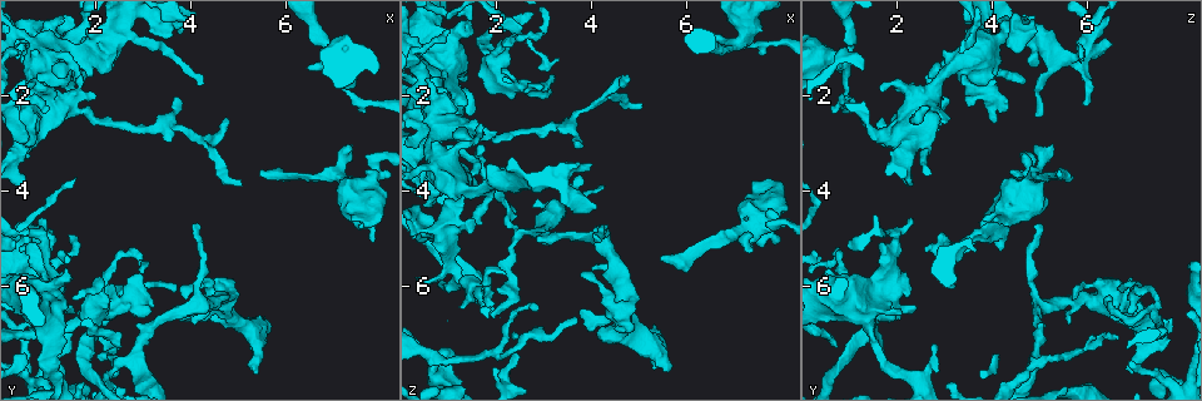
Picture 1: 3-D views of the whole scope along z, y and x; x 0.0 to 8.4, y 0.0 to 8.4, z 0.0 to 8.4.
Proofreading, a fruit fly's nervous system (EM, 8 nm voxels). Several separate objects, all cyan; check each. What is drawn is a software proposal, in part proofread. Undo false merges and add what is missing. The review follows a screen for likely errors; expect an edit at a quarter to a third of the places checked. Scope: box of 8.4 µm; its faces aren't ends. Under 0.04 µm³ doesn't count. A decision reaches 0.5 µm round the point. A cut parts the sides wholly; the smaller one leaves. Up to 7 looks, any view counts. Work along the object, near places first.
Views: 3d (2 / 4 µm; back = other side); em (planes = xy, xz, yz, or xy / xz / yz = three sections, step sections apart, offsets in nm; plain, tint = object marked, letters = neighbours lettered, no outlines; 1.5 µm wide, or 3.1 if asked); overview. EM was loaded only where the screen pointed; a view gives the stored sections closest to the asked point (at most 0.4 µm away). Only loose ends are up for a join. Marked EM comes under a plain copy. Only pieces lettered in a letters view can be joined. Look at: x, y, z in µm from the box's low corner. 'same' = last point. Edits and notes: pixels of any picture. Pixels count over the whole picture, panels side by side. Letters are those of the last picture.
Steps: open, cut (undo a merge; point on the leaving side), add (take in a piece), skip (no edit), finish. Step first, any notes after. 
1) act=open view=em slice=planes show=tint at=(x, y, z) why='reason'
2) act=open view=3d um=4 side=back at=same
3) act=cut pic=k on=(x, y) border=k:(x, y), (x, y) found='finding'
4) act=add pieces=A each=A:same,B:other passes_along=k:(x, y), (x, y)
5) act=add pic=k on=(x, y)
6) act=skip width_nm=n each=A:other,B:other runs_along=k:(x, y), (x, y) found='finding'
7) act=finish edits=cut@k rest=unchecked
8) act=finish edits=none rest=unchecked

act=open view=em slice=planes show=letters at=(5.35, 7.70, 6.90) why='branch stops here'

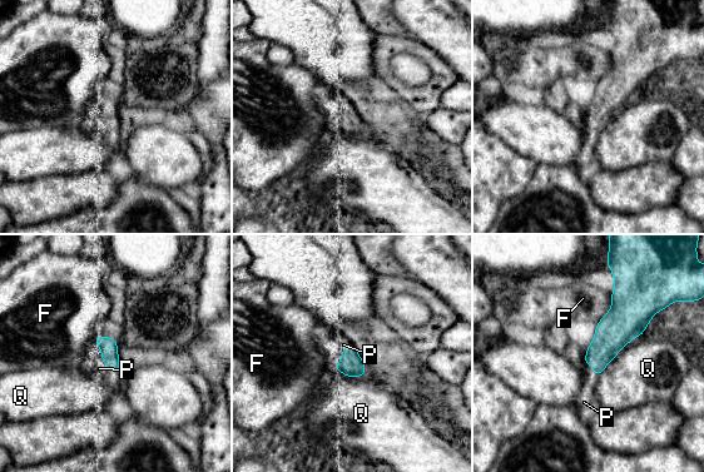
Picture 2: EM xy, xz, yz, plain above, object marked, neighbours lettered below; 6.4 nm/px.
act=add pieces=P each=F:other,P:same,Q:other found='the cell continues'

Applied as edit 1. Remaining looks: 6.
act=open view=overview why='see it whole again'

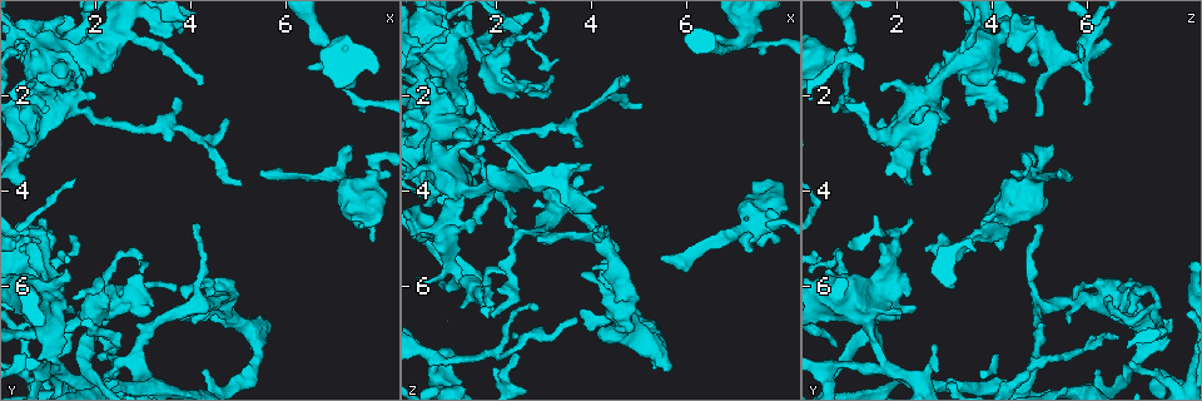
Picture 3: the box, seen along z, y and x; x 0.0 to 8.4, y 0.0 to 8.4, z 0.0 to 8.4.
act=open view=3d um=2 at=(5.50, 3.60, 5.45) why='an open end'

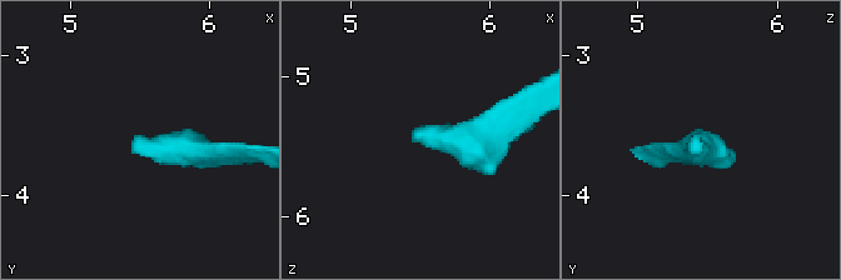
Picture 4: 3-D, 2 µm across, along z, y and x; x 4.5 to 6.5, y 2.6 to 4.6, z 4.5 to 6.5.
act=open view=em slice=planes show=letters at=(5.44, 3.58, 5.40)

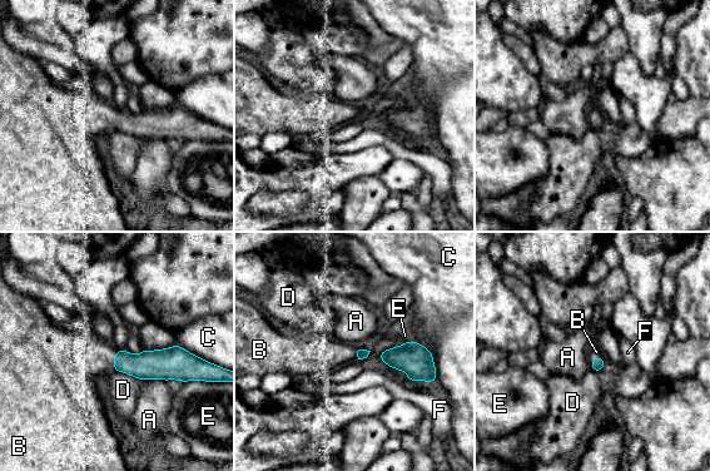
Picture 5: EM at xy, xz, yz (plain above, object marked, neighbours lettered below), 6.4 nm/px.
act=add pieces=B each=A:other,B:same,C:other,D:other,E:other,F:other passes_along=5:(148, 365), (114, 360), (75, 360) found='the cell continues'

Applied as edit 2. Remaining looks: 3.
act=open view=overview

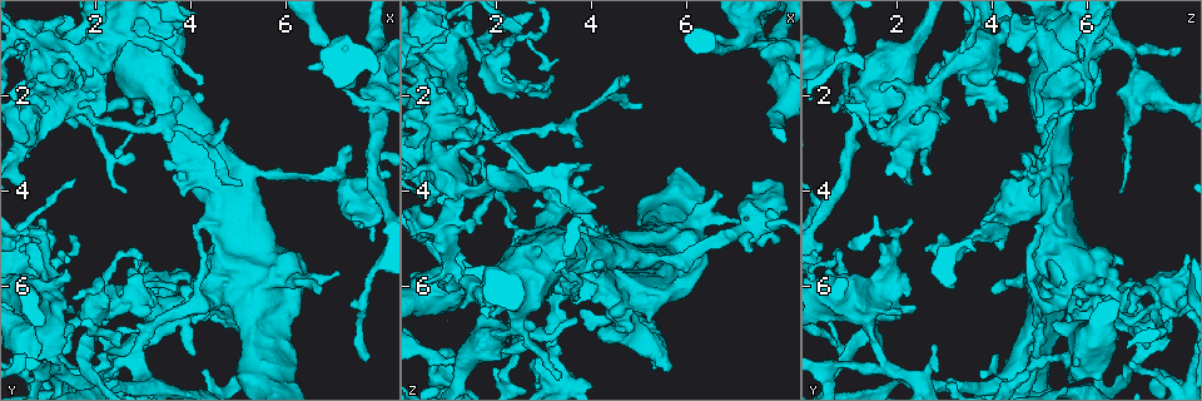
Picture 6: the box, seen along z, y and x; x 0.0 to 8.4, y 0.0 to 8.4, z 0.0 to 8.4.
act=open view=3d um=2 side=back at=(7.35, 3.10, 5.25) why='free end'

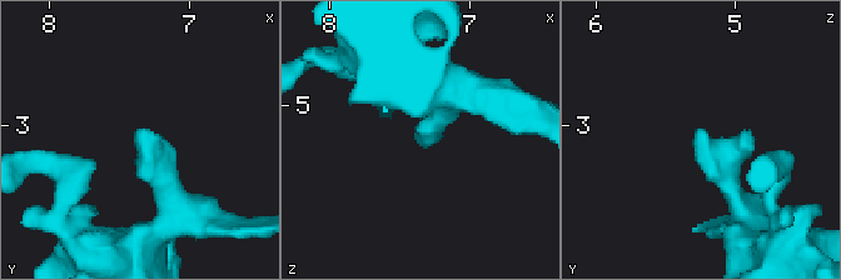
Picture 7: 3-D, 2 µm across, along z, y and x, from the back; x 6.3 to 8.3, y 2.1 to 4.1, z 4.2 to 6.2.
act=open view=em slice=xy step=4 show=letters at=(7.36, 3.06, 5.20) why='now the EM'

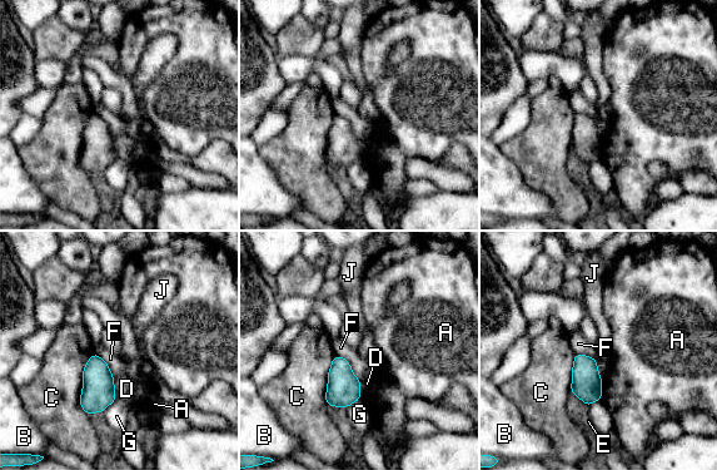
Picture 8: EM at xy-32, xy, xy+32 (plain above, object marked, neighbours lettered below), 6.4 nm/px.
act=skip each=A:other,B:other,C:other,D:other,E:other,F:other,G:other,J:other border=8:(574, 354), (593, 357), (602, 380) found='no lettered piece goes on from it'

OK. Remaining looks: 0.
act=finish edits=add@2,add@5 rest=unchecked

